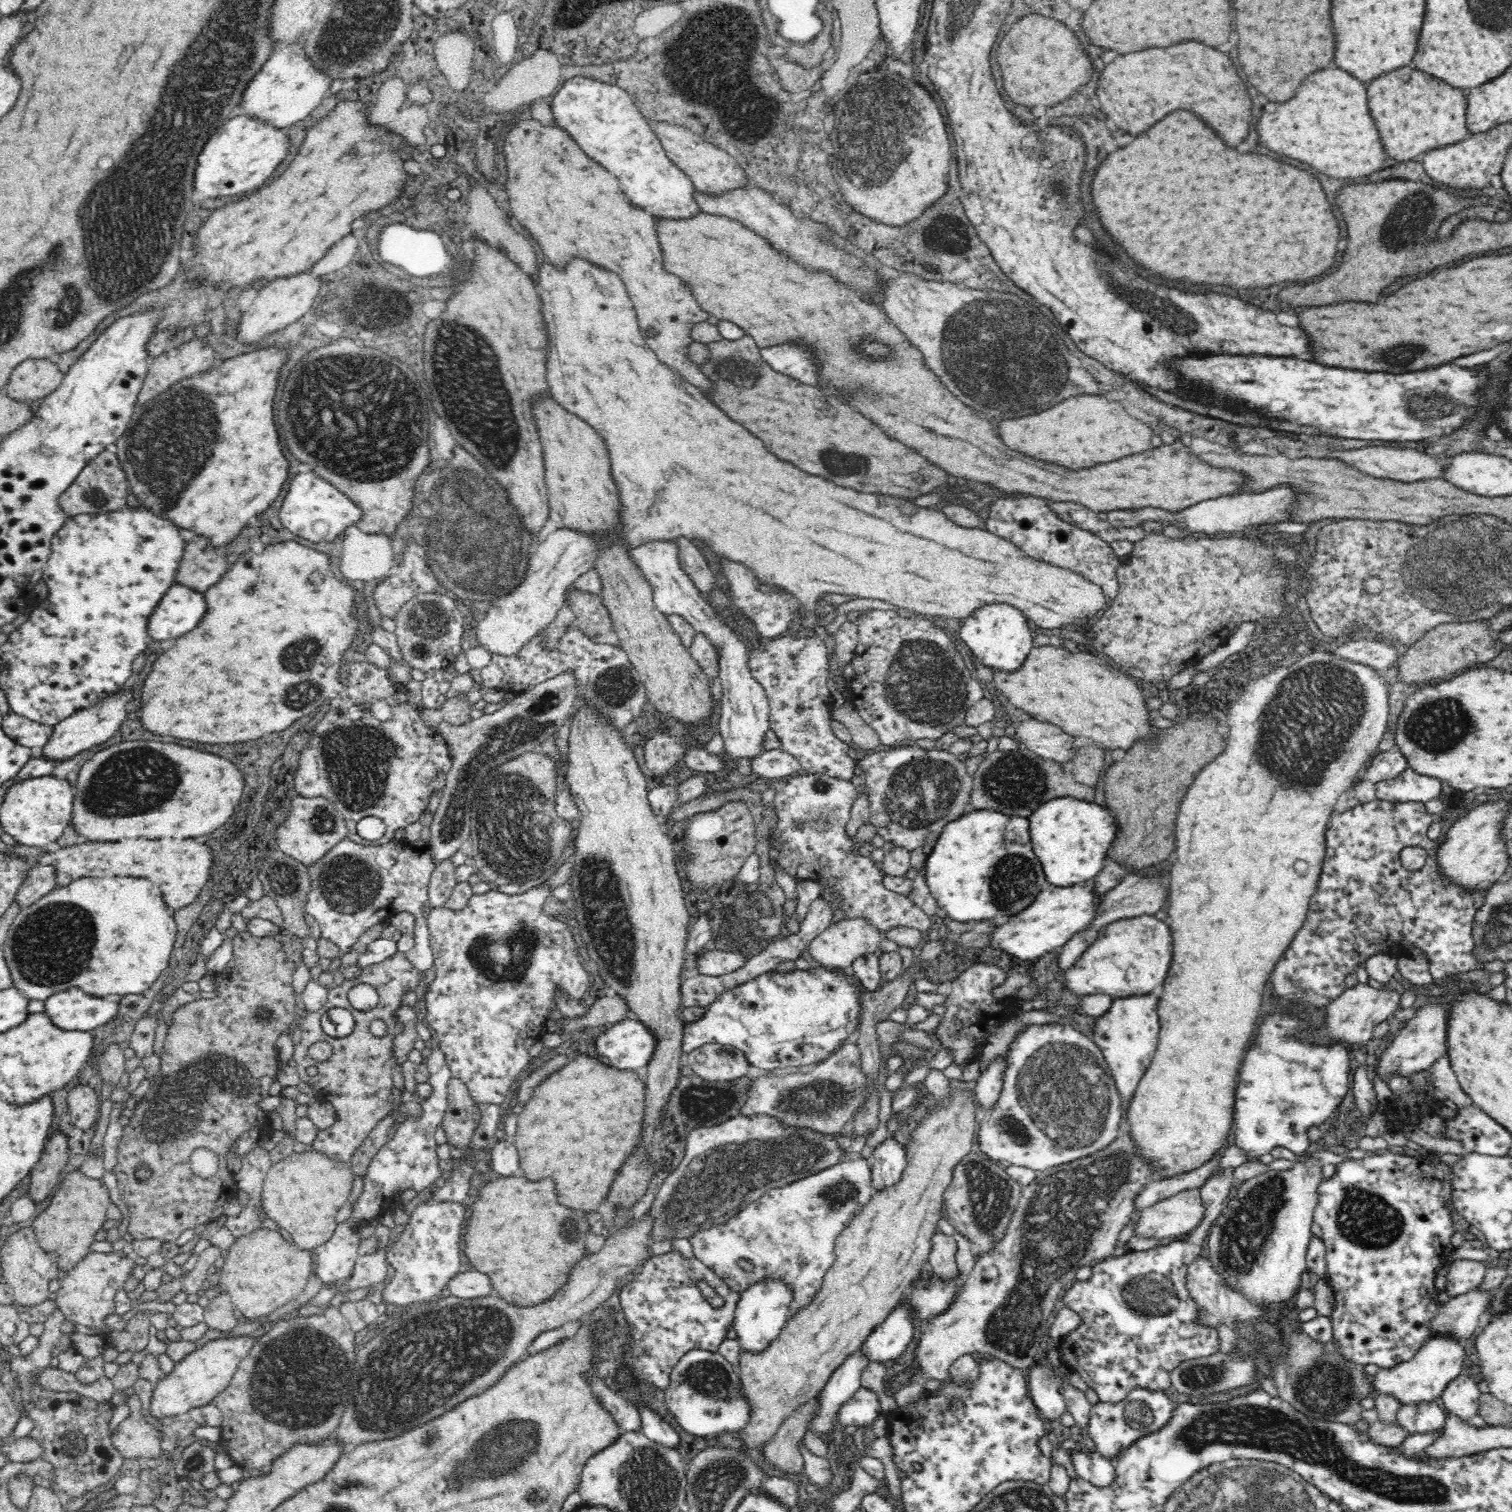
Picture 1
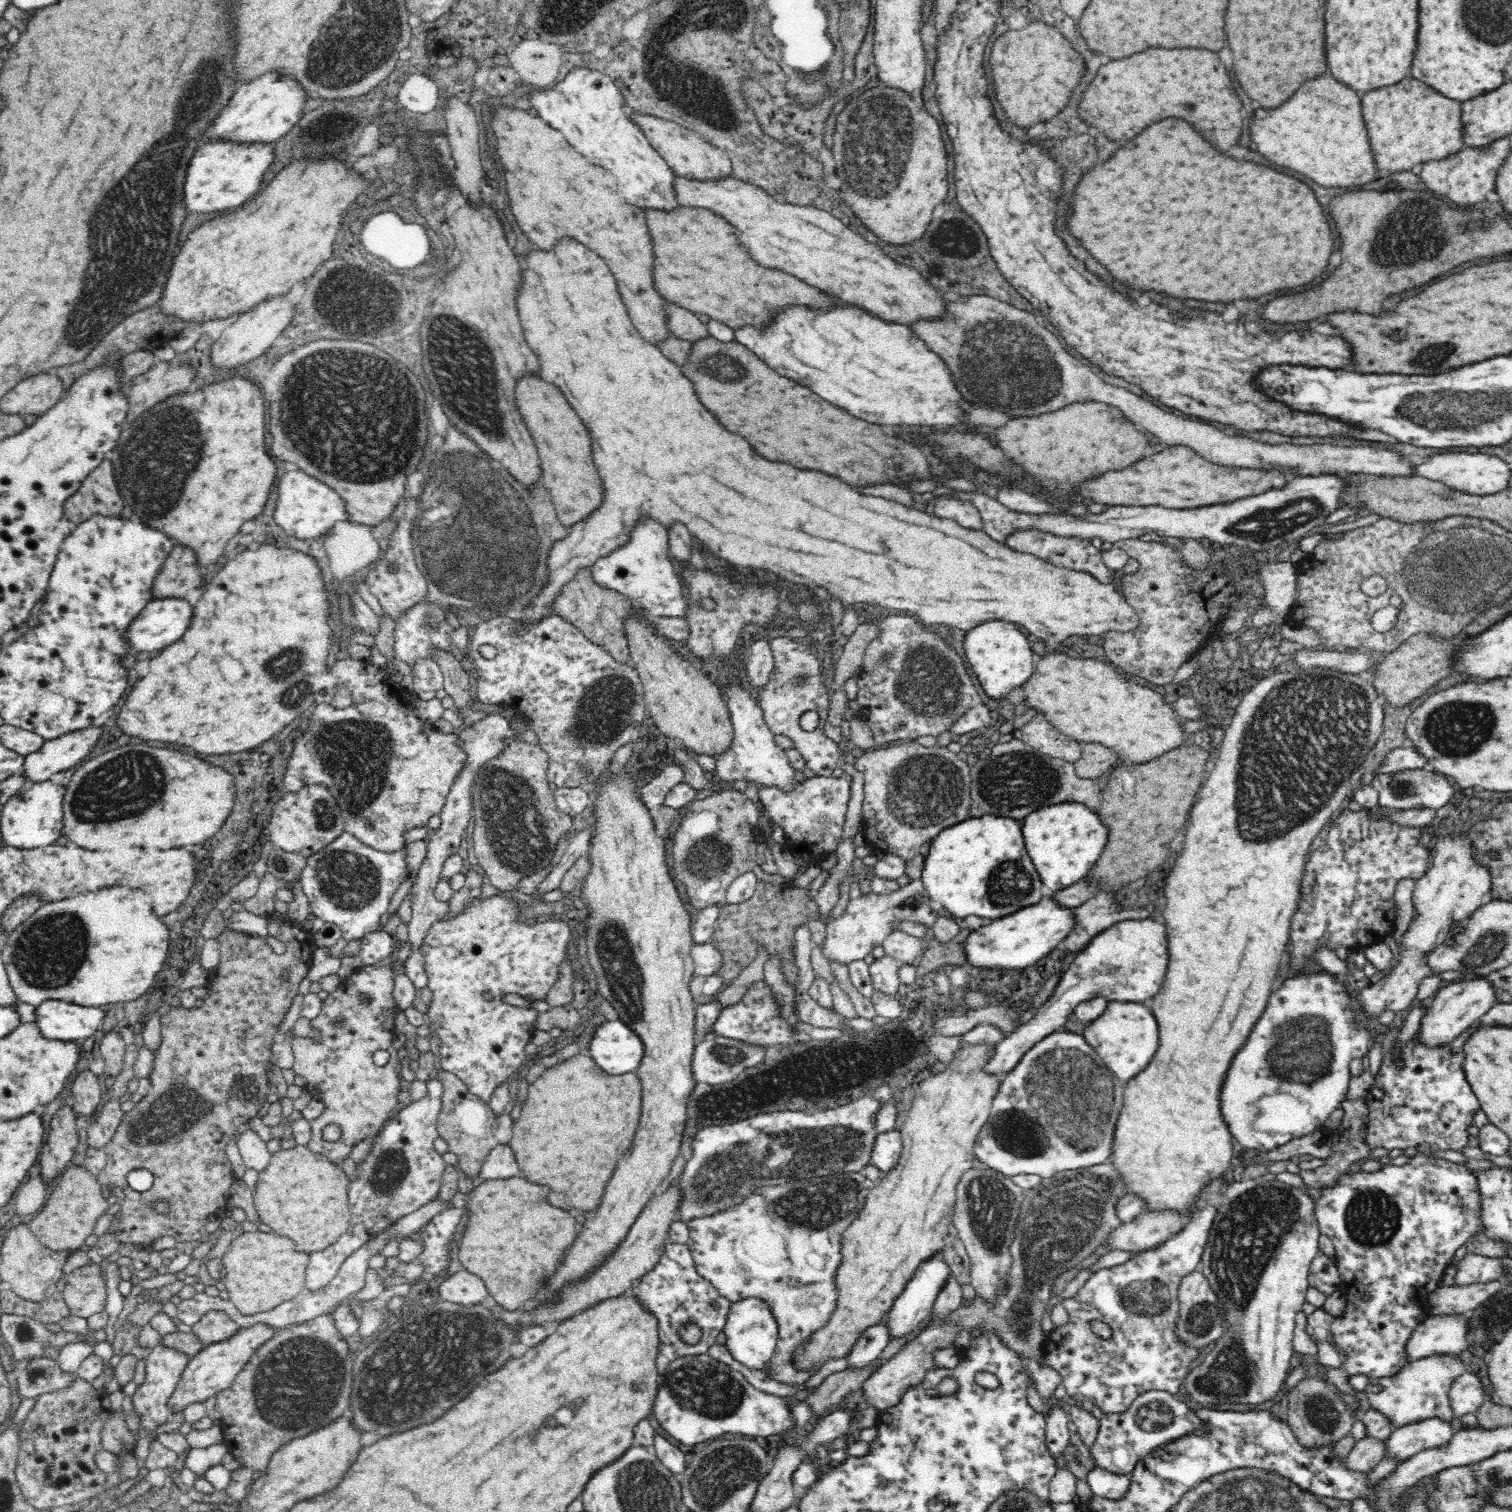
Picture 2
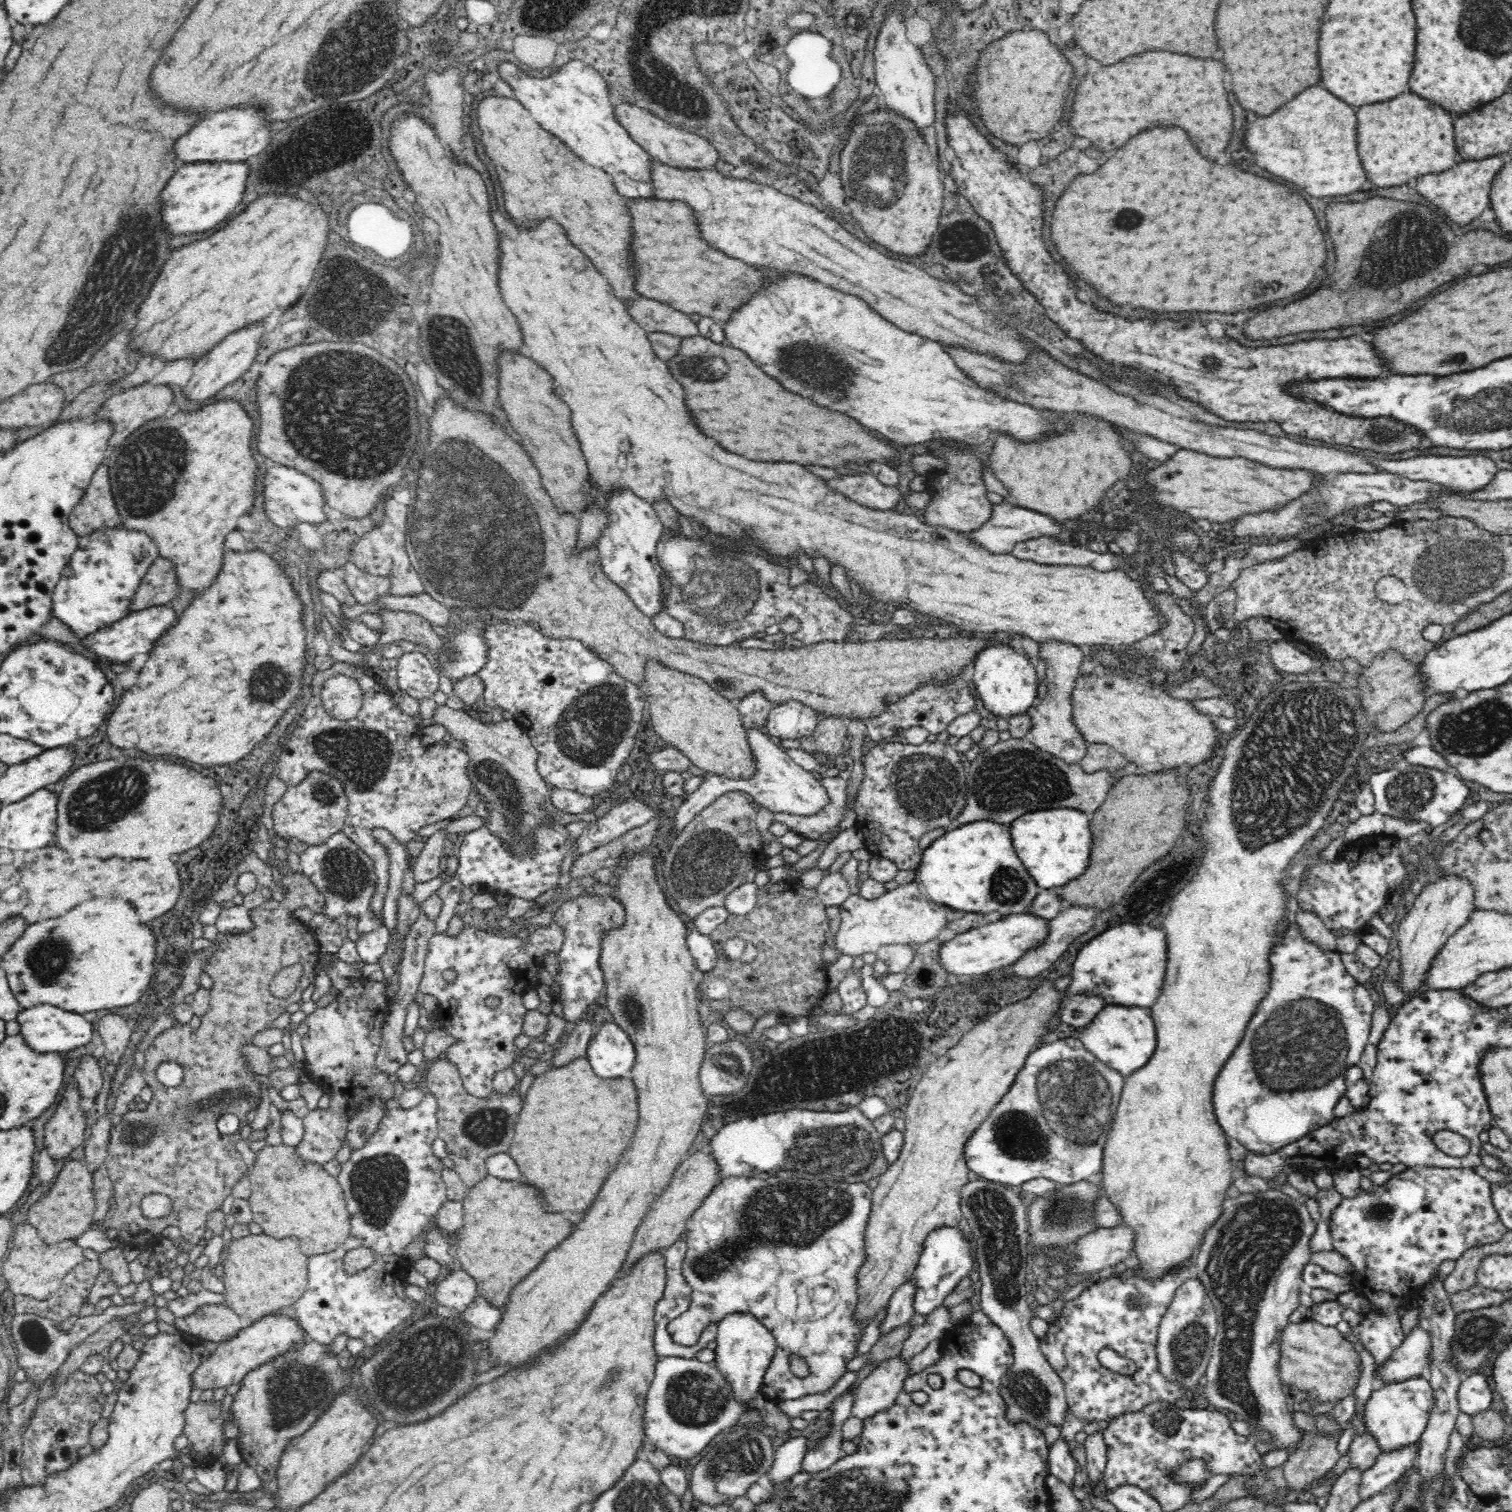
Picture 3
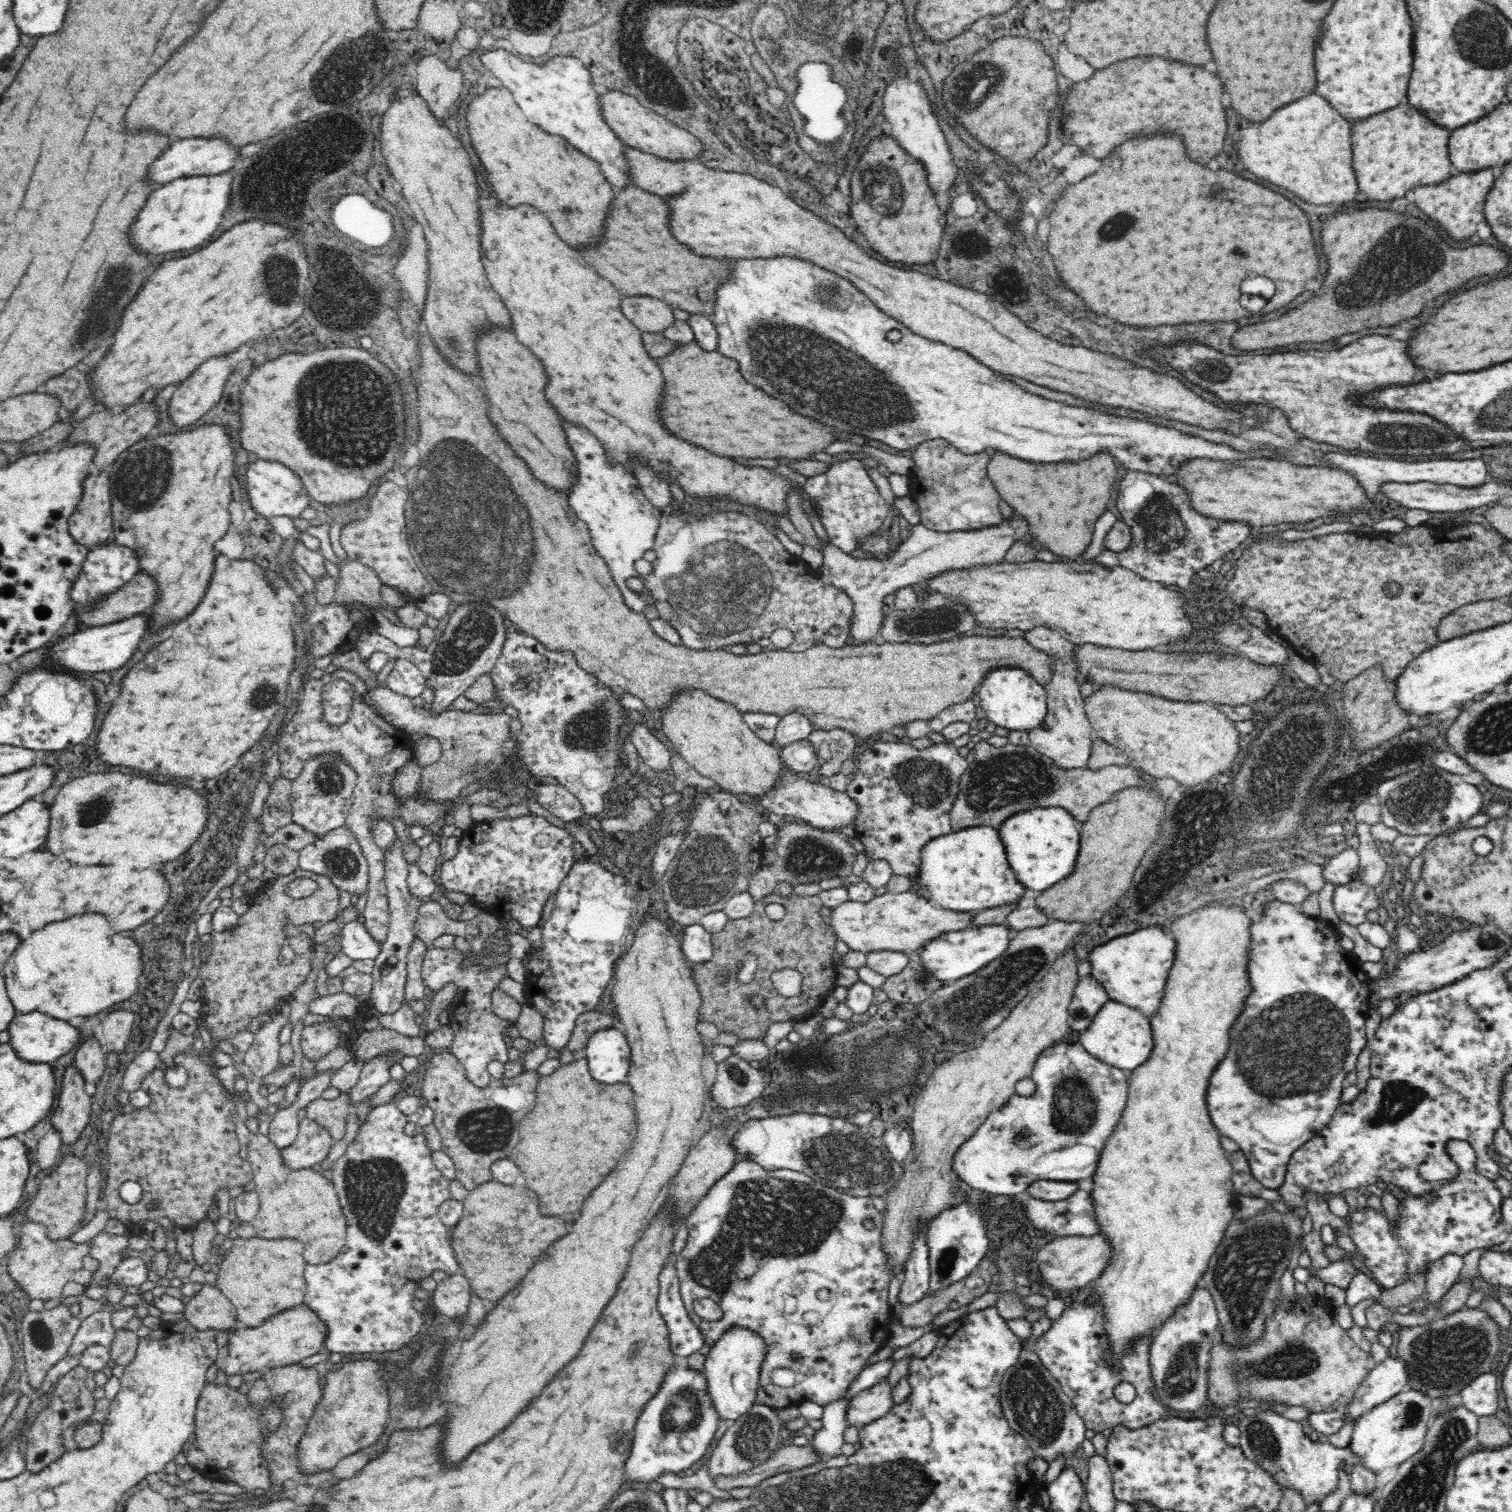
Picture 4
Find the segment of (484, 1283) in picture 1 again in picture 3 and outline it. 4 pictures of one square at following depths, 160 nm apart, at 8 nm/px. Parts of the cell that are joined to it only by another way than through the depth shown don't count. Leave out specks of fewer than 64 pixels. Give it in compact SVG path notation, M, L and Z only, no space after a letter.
M460 1269L449 1272L437 1283L435 1291L437 1302L455 1313L464 1312L474 1302L476 1296L478 1296L476 1282Z

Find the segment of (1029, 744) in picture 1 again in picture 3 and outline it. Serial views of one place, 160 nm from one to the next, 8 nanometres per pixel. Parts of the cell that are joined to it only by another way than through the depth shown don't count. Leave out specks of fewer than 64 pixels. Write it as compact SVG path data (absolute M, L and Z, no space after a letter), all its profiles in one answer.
M1044 644L1040 648L1039 656L1048 661L1046 696L1028 708L1032 727L1023 738L1034 747L1053 754L1066 763L1078 763L1087 751L1088 742L1073 727L1073 707L1069 703L1069 694L1073 690L1074 678L1078 676L1078 666L1084 659L1083 652L1072 644Z

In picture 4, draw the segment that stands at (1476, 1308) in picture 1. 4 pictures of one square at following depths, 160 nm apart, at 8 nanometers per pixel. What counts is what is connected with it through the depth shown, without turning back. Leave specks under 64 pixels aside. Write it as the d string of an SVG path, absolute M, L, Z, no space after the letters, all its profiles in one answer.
M1390 1357L1378 1363L1360 1383L1352 1402L1344 1407L1346 1422L1358 1420L1374 1405L1404 1391L1410 1384L1408 1363L1402 1357Z

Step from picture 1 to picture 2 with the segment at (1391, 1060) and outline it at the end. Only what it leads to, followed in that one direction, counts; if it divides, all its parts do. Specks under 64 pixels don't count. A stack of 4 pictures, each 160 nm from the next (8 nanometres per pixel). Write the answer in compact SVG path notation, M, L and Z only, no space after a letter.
M1484 977L1446 983L1427 1003L1424 1008L1424 1016L1420 1020L1420 1027L1411 1040L1418 1047L1428 1049L1428 1051L1436 1051L1446 1047L1455 1039L1460 1039L1473 1024L1482 1020L1494 1002L1498 1002L1495 996L1495 988L1492 986L1492 982Z

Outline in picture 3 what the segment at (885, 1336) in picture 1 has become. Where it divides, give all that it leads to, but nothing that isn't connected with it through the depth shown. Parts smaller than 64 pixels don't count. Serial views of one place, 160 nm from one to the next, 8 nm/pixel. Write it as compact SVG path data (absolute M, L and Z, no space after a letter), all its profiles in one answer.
M962 1225L954 1226L954 1228L938 1228L928 1235L911 1280L914 1288L916 1288L912 1295L912 1306L915 1314L926 1316L942 1305L944 1298L954 1290L964 1276L968 1276L972 1271L974 1260L971 1256L973 1251L970 1244L967 1231Z

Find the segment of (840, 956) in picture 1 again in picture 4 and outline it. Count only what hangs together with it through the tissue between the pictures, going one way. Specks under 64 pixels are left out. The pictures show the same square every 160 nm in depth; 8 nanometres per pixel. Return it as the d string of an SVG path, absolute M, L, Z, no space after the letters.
M913 887L912 890L901 893L887 890L865 903L844 901L832 909L828 922L837 938L845 942L849 950L864 953L885 950L905 952L923 948L947 932L968 929L972 926L974 915L975 913L957 913L952 909L935 906L926 897L914 893Z

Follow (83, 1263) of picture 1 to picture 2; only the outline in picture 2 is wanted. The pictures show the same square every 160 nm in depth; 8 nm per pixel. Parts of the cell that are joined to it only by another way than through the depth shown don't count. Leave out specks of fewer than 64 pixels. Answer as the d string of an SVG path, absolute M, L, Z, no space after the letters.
M94 1262L66 1274L66 1284L59 1289L72 1316L90 1318L106 1308L107 1276L104 1272L104 1264Z

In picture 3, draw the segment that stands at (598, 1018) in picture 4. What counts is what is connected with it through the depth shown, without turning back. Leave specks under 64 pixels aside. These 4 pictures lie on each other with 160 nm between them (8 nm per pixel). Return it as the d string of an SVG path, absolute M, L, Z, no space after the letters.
M586 1019L576 1022L567 1042L559 1048L558 1053L550 1059L549 1063L558 1068L578 1058L586 1057L594 1029L596 1028L593 1022Z

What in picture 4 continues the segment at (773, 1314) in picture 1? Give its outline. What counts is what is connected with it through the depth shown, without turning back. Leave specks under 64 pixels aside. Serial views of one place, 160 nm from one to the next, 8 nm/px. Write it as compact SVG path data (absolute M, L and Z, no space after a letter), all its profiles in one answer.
M740 1325L727 1328L712 1344L703 1372L708 1379L712 1399L720 1411L720 1420L735 1421L756 1405L757 1394L760 1392L760 1370L766 1360L768 1346L767 1340L760 1333Z

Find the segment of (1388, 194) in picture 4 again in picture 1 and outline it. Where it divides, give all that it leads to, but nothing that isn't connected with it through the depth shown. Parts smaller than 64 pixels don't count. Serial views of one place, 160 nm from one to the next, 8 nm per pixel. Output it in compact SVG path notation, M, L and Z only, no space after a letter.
M1410 66L1380 74L1368 84L1368 102L1380 128L1388 156L1409 161L1434 148L1454 144L1469 135L1467 96L1444 80Z

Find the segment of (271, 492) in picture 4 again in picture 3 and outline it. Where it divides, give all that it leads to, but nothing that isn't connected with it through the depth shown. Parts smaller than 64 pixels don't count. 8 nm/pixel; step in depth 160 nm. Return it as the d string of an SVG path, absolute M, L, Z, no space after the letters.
M276 466L270 468L264 474L263 480L264 509L268 519L282 528L294 528L300 522L302 524L327 524L331 522L324 512L324 506L327 505L324 487L319 481L304 473L296 472L294 468L286 466Z

